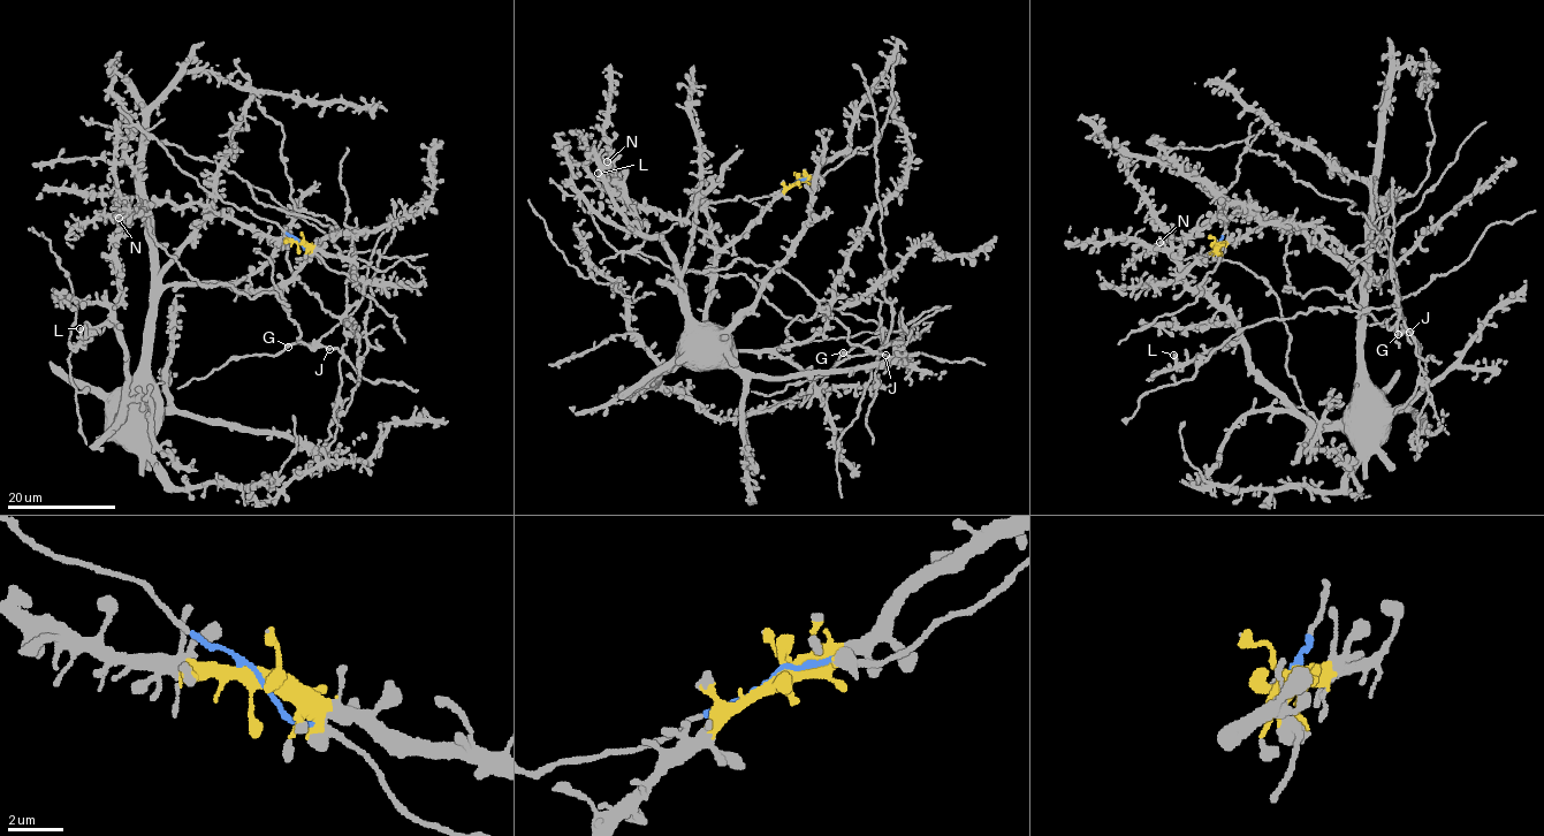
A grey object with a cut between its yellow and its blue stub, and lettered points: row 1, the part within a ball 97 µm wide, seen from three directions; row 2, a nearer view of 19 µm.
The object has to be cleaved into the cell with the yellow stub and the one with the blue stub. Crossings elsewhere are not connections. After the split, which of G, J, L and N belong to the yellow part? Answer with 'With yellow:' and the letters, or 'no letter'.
With yellow: L, N

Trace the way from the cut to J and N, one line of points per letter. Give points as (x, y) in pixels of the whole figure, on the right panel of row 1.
J: (1217, 243), (1219, 206), (1247, 146), (1277, 157), (1294, 180), (1367, 218), (1411, 332)
N: (1217, 245), (1297, 223), (1358, 281), (1355, 396), (1338, 423), (1309, 424), (1253, 371), (1240, 328), (1160, 242)

